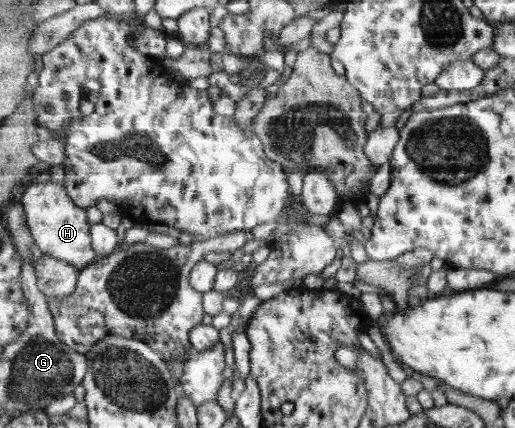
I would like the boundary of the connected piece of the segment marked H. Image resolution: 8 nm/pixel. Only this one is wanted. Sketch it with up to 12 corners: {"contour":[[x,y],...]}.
{"contour":[[32,182],[20,200],[43,254],[97,260],[87,212],[65,185]]}

